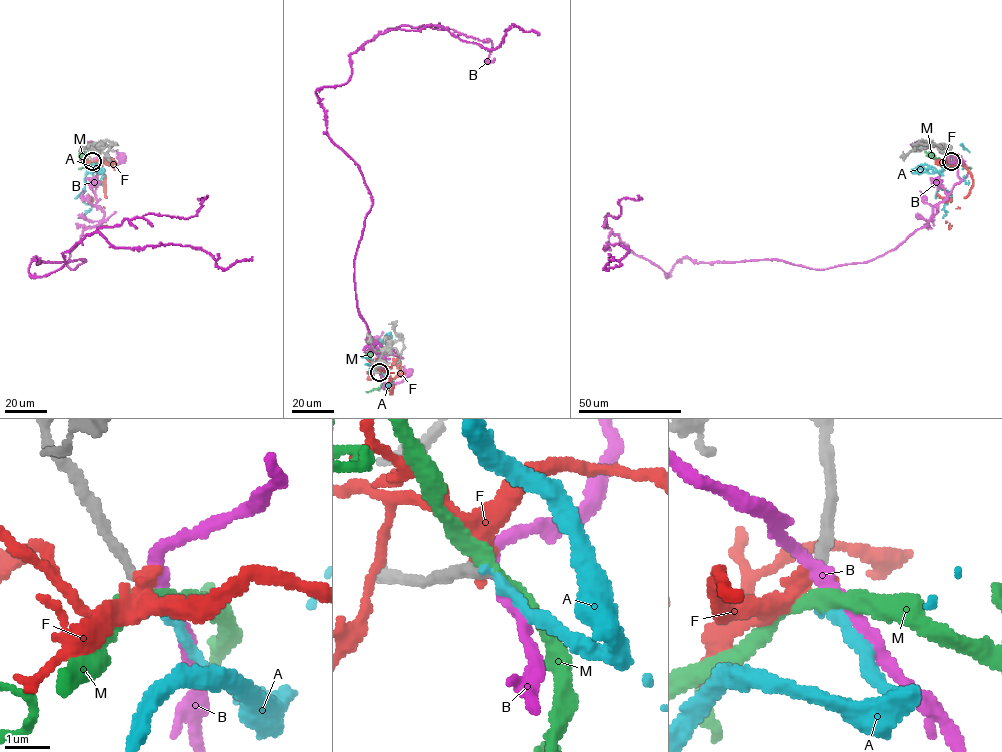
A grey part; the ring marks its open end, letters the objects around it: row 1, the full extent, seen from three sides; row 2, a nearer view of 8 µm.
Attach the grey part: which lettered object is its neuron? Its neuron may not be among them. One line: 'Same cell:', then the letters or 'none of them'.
Same cell: A

